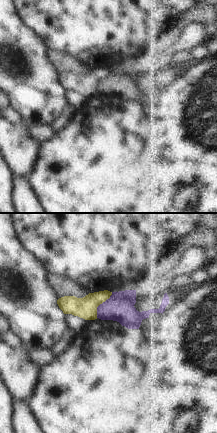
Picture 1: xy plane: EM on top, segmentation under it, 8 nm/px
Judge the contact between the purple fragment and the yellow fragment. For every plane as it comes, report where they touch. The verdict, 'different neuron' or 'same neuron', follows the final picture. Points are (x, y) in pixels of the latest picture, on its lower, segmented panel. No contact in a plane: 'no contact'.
(100, 304)

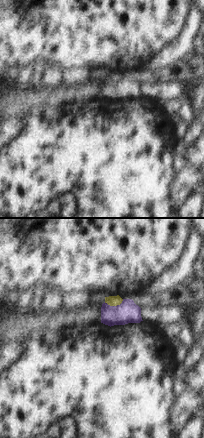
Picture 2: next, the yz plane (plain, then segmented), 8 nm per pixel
(114, 306)

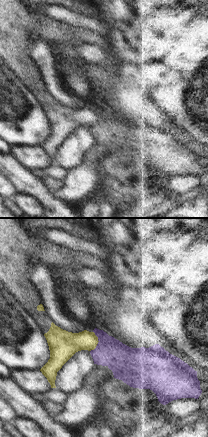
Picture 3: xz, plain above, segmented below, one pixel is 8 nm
(98, 342)

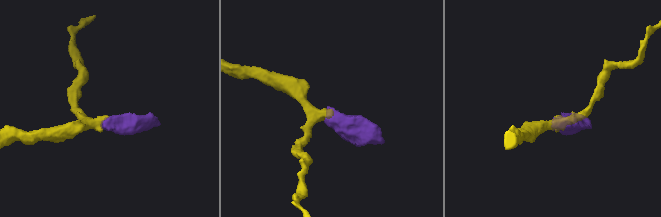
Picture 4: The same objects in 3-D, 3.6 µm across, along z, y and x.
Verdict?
different neuron

